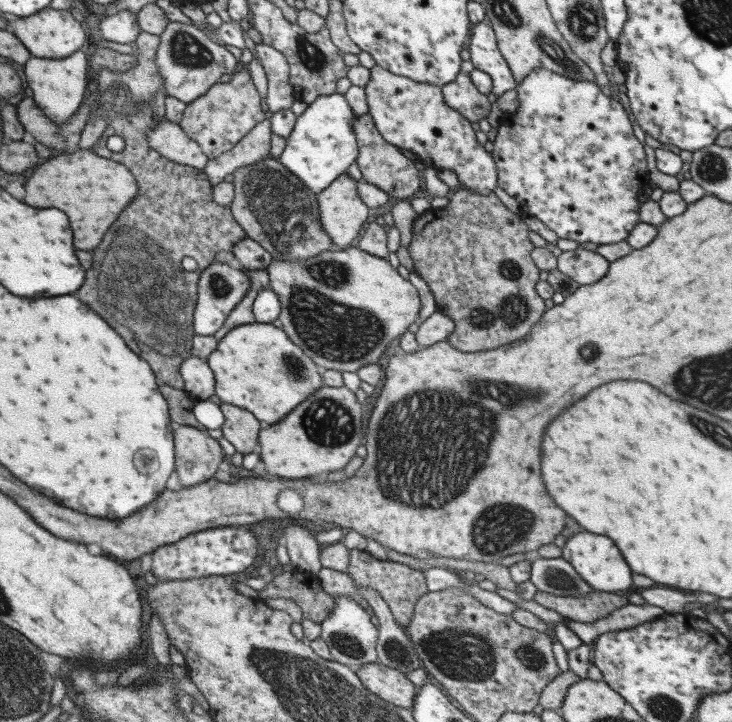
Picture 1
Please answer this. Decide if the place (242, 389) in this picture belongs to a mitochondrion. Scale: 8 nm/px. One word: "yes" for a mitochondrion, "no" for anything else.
no

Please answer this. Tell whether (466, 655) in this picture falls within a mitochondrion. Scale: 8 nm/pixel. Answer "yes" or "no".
yes

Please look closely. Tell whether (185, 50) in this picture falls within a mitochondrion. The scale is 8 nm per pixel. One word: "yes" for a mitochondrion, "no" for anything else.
yes

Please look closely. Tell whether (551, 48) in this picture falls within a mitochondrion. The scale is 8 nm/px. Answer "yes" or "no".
yes

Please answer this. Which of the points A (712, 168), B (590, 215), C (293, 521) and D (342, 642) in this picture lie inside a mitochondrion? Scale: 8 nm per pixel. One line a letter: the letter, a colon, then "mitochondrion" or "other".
A: mitochondrion
B: other
C: other
D: mitochondrion

